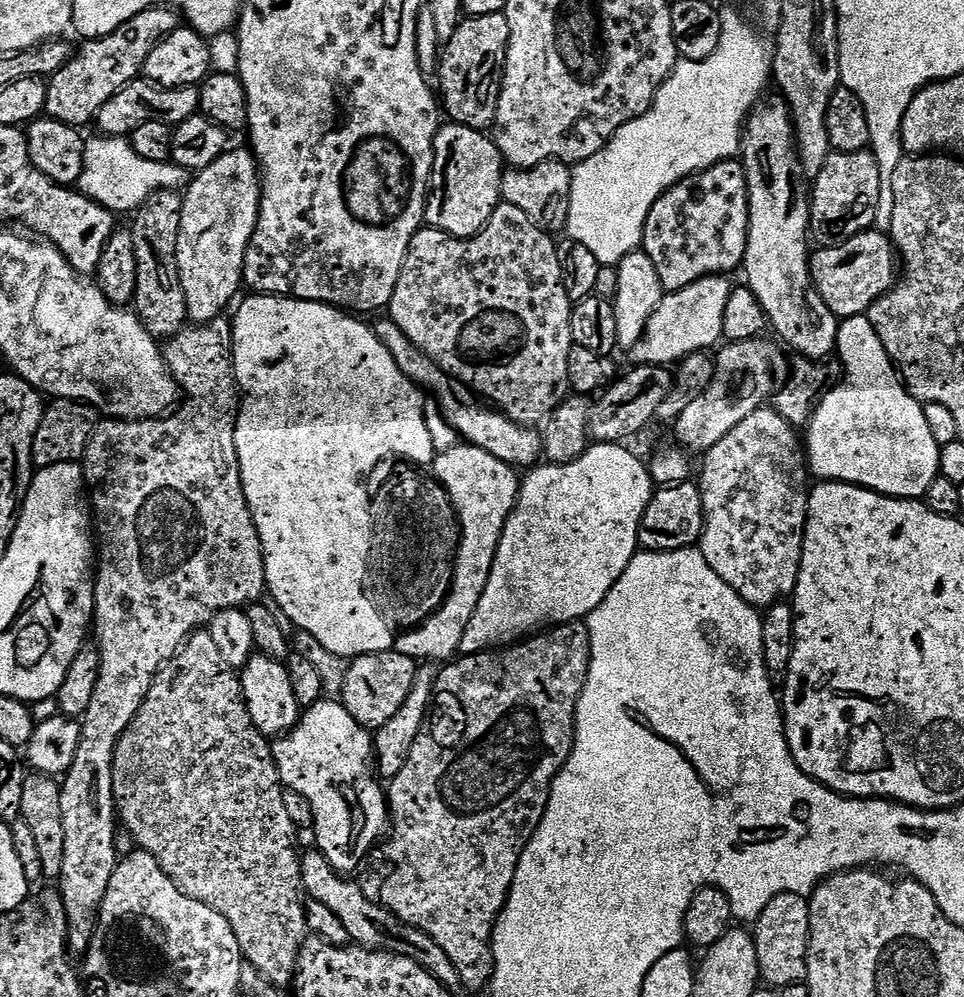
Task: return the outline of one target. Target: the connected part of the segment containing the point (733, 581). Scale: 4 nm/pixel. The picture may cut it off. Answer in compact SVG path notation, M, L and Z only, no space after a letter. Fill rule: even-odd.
M765 406L754 410L754 414L750 414L750 418L738 422L738 426L734 426L734 430L730 430L730 434L726 434L726 438L722 438L722 442L718 442L718 446L714 446L707 452L703 457L704 469L701 470L700 477L698 477L704 503L704 535L700 538L698 551L706 558L706 562L710 562L710 570L714 570L714 574L718 574L718 578L722 578L722 582L726 582L726 586L730 586L730 590L737 592L748 605L757 610L787 601L795 593L798 582L802 550L804 549L804 527L808 521L810 469L806 463L805 445L802 443L801 437L799 440L796 435L798 435L797 429L791 428L786 422L786 418L782 418L782 414L778 414L775 408Z

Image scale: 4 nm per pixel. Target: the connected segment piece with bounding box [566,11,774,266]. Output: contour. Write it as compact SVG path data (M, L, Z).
M725 11L722 15L722 42L718 42L718 50L714 50L714 54L710 54L710 58L706 58L705 60L685 60L681 59L679 63L677 63L676 69L670 73L668 76L668 80L664 83L661 88L656 92L655 98L652 99L652 104L646 110L646 114L642 114L638 119L631 120L630 122L626 122L626 126L622 126L612 135L612 141L607 144L598 154L594 154L590 158L586 158L581 164L575 165L572 168L572 185L570 186L570 214L568 215L568 227L566 229L567 235L571 237L571 239L577 240L578 242L582 242L582 246L586 246L586 250L590 250L590 254L594 254L594 258L598 258L598 262L602 266L615 266L619 264L622 258L626 258L626 254L630 254L631 252L637 251L643 245L644 242L644 227L646 226L646 218L650 214L650 210L654 206L654 202L658 202L658 198L665 192L666 190L670 190L670 186L674 186L680 180L686 179L688 176L693 176L695 172L701 172L702 170L706 170L710 166L714 166L715 164L720 164L724 160L730 160L736 157L739 157L742 152L742 129L748 119L749 116L752 115L754 109L761 103L762 97L760 95L763 94L764 91L767 90L768 84L770 88L770 81L773 79L772 75L772 57L774 55L774 44L771 39L768 40L763 36L762 33L759 32L758 29L755 28L754 25L751 24L750 21L747 20L744 16L739 16L736 12L727 12Z

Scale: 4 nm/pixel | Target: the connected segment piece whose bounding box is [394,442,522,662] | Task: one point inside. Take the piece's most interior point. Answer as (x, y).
(483, 489)

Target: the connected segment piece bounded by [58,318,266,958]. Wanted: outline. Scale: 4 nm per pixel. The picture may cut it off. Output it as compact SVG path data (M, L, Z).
M219 318L205 324L192 324L181 330L177 336L167 341L162 348L168 370L172 373L184 400L181 412L173 411L155 420L113 420L104 418L97 423L92 431L90 442L84 451L82 467L87 495L90 497L90 507L94 513L94 536L98 541L98 563L95 565L96 574L96 610L94 613L95 645L100 649L101 662L97 686L94 696L79 721L81 740L78 742L74 762L63 777L60 784L62 804L62 825L65 830L65 853L62 857L61 874L58 879L58 891L66 906L66 922L68 923L68 950L73 957L80 958L87 953L96 927L100 921L100 907L106 898L106 890L110 886L110 878L114 878L114 870L118 863L116 838L118 835L118 813L114 798L114 782L112 767L114 766L114 750L120 741L120 735L130 726L132 719L138 714L146 694L150 694L150 686L161 668L180 651L185 640L194 632L201 631L212 621L214 614L224 608L244 608L259 601L260 595L266 592L266 570L264 569L264 547L260 544L260 535L256 529L254 518L248 509L246 494L240 477L240 463L236 449L236 414L241 397L238 395L236 371L232 365L232 326L227 319Z

